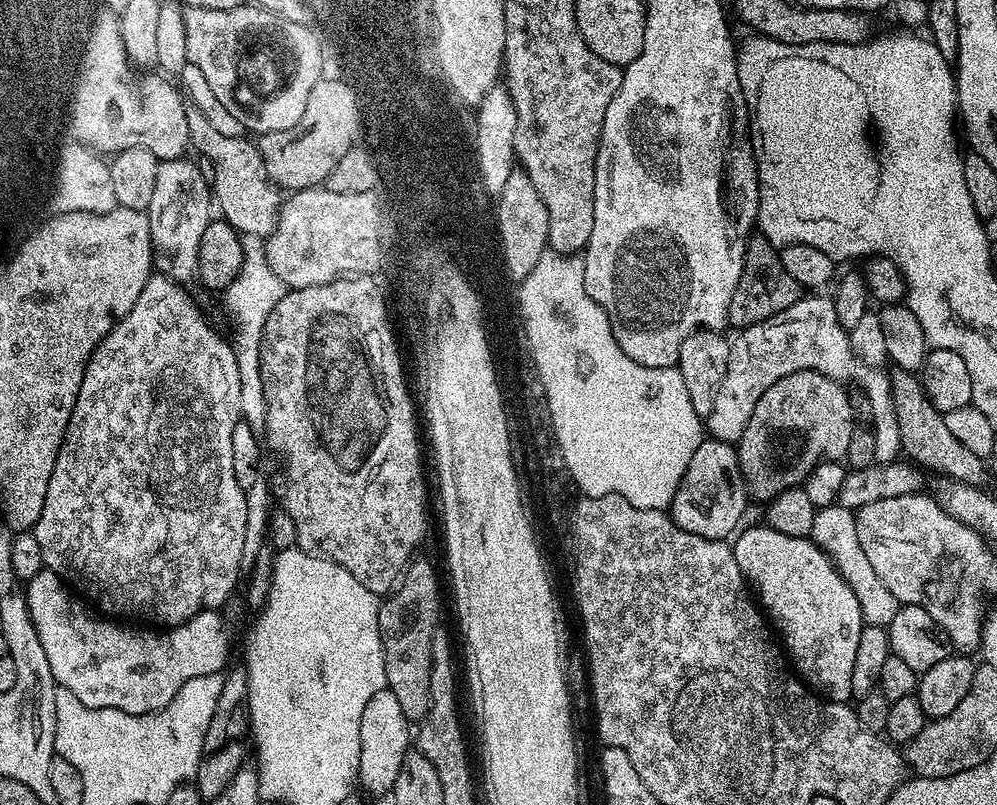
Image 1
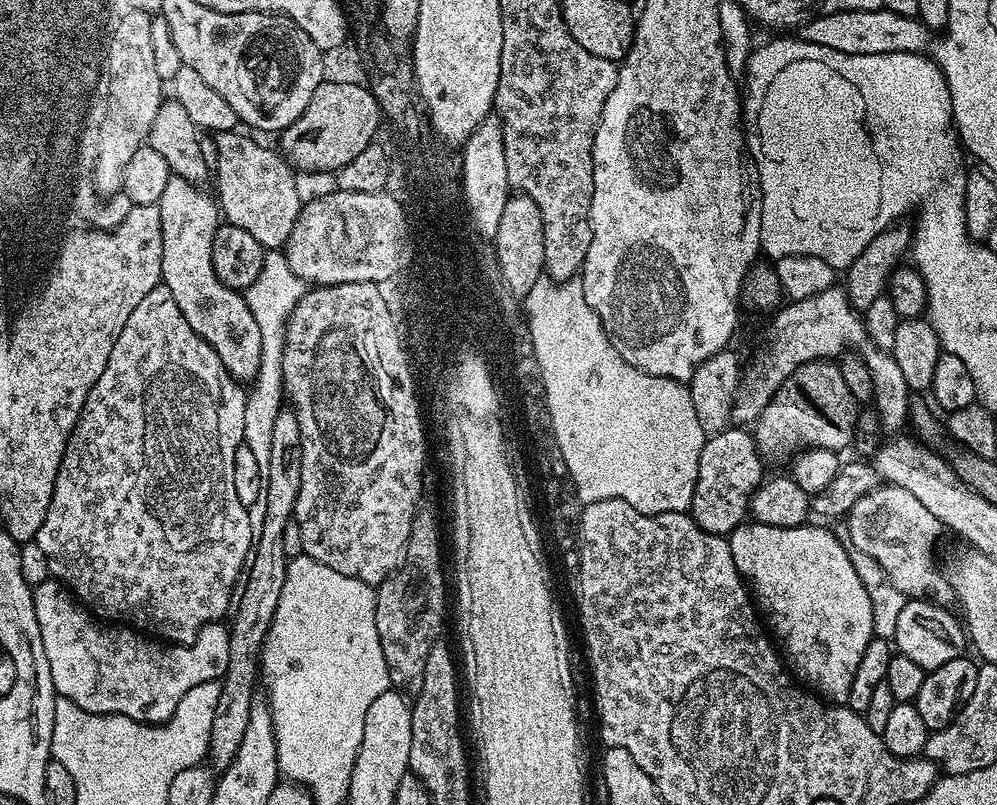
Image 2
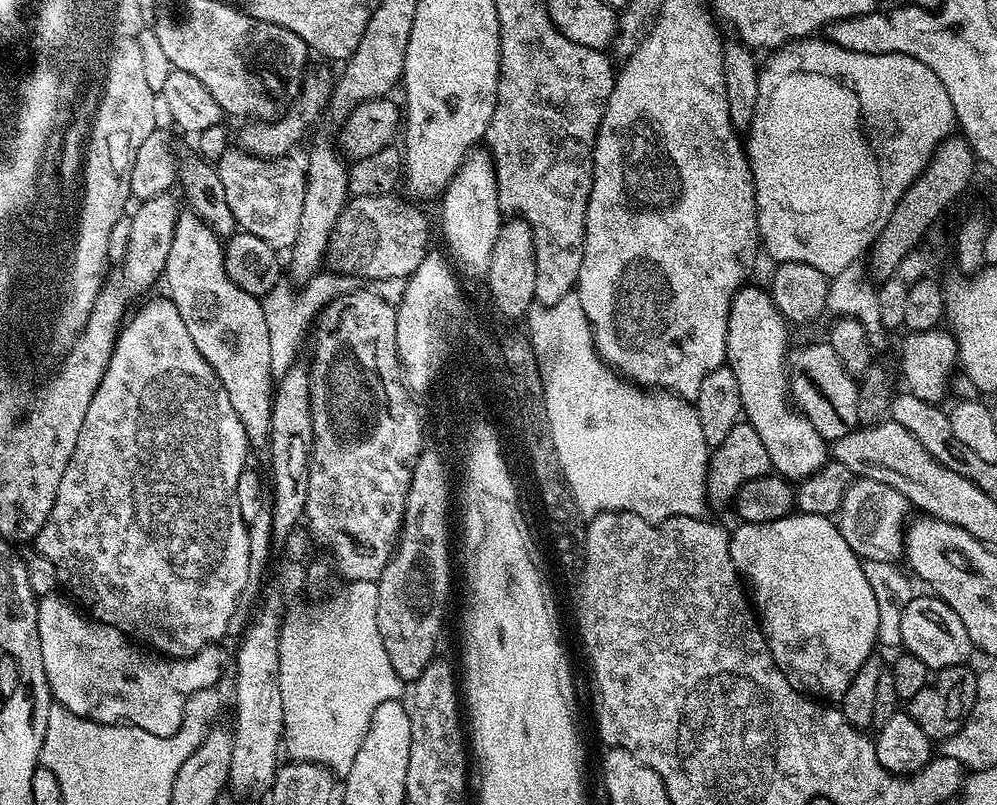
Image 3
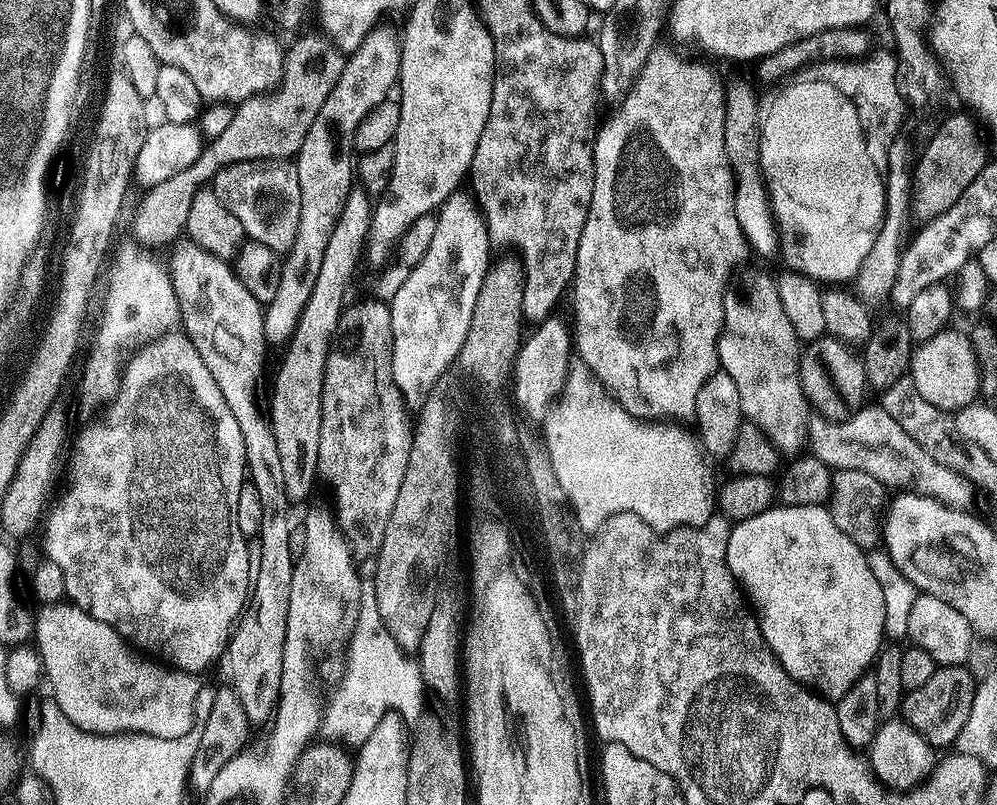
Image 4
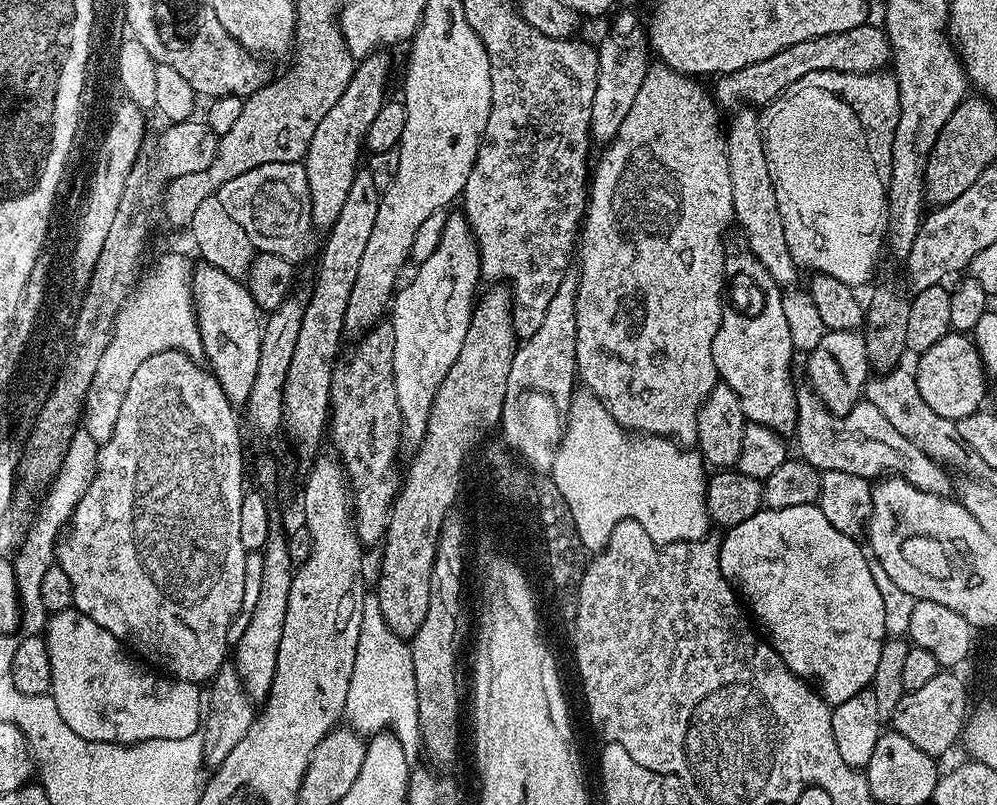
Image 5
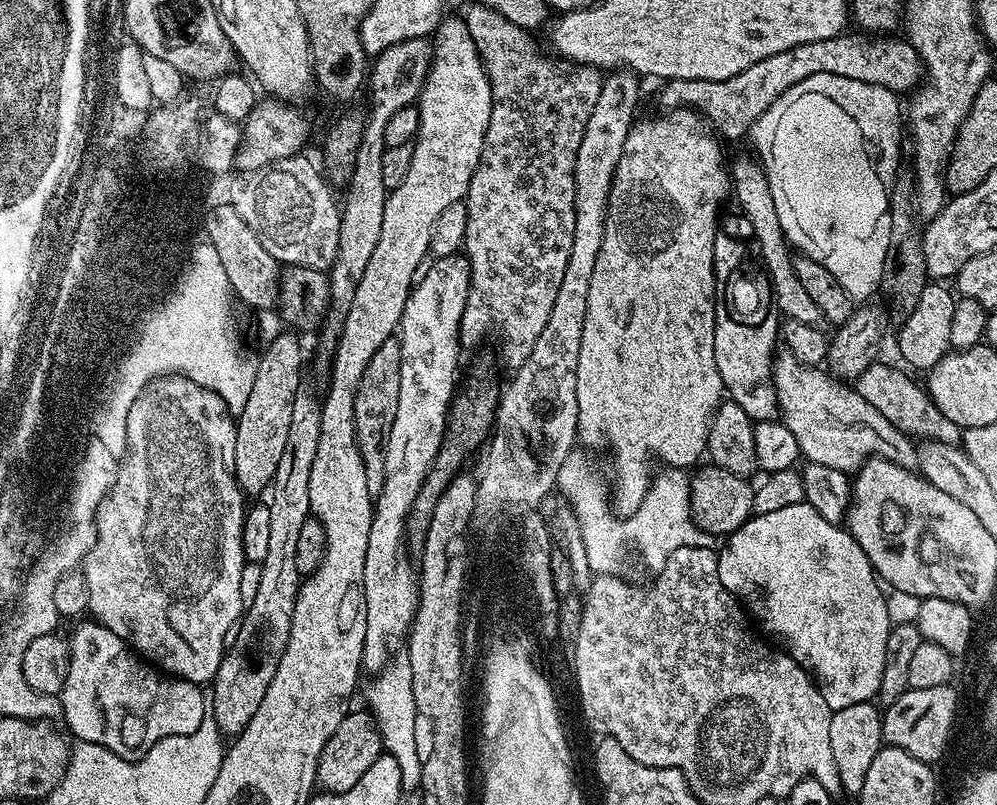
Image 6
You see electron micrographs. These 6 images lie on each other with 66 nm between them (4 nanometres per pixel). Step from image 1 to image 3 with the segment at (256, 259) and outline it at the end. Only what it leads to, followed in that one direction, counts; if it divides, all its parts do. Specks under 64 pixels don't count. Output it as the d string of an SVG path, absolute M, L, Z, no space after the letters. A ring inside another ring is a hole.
M321 270L301 288L304 289L295 296L283 282L280 282L262 300L266 326L270 330L270 370L273 381L276 382L282 379L286 370L290 370L298 363L299 356L296 355L299 354L300 343L304 340L304 330L307 326L309 329L318 309L324 308L337 296L345 296L347 292L361 291L362 280L359 276L341 275L335 270Z

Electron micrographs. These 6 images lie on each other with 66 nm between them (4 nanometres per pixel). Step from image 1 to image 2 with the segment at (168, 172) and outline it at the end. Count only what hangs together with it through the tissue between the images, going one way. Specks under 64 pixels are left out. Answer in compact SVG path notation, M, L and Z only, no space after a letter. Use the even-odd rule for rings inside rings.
M169 175L166 190L162 190L162 198L158 205L162 218L162 270L160 278L168 287L178 308L194 330L222 358L222 366L238 382L255 381L262 358L262 330L258 328L258 318L250 314L250 306L237 289L226 286L216 277L212 261L212 247L216 237L216 229L222 223L222 213L217 201L211 195L204 193L199 184L191 184L186 178Z

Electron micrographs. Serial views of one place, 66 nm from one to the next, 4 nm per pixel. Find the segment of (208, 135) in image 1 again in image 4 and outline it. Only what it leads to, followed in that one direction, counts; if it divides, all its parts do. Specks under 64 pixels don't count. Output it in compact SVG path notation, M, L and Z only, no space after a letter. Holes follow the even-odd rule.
M243 160L226 166L214 181L218 198L242 222L249 241L269 247L277 254L287 253L298 234L298 218L302 214L302 190L298 186L295 163L271 160Z

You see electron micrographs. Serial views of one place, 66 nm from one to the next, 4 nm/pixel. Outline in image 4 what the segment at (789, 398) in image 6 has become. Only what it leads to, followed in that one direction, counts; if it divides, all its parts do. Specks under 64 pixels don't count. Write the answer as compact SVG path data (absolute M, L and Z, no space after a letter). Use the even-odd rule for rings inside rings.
M864 408L861 412L853 411L843 422L819 423L809 423L808 444L811 455L817 456L827 468L862 470L862 474L870 474L870 478L883 484L885 489L916 492L949 508L968 508L974 495L971 482L954 474L954 470L946 470L946 466L938 466L938 462L934 462L934 458L930 458L930 454L926 454L926 450L922 450L922 446L918 446L884 408Z

